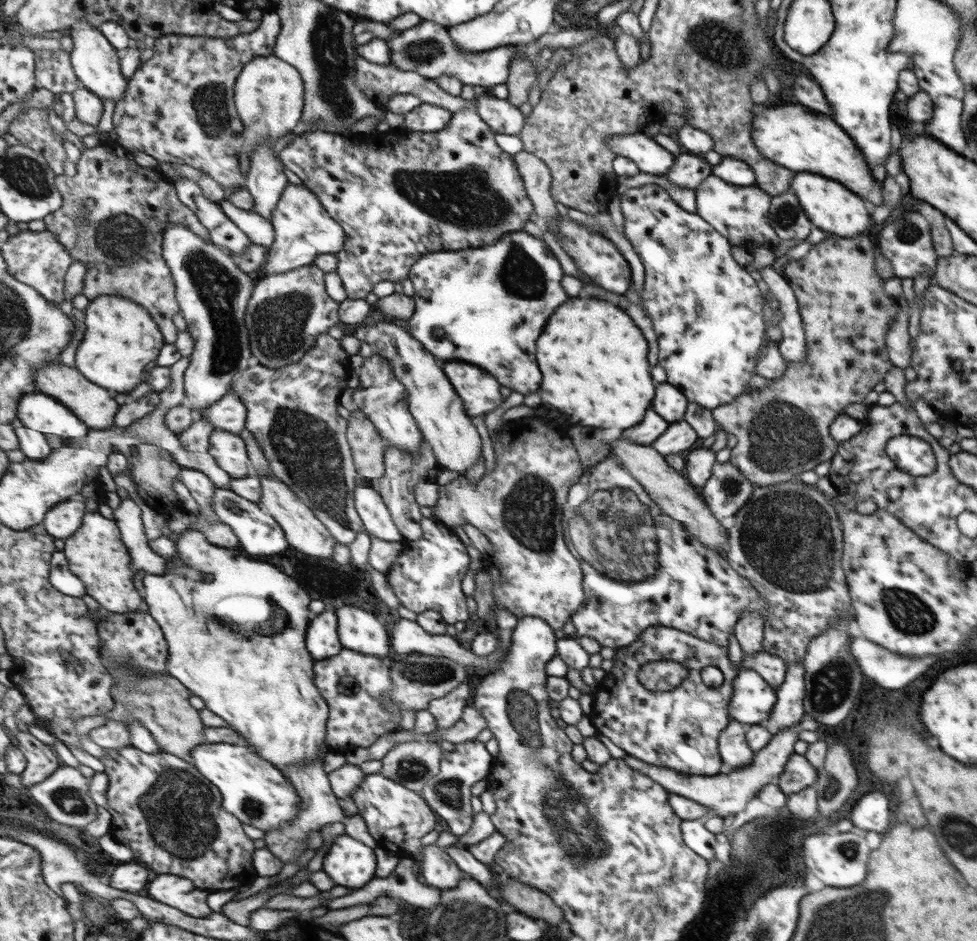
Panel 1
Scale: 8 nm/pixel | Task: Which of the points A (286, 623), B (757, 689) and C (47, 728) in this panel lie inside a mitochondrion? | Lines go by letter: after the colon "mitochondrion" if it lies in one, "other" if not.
A: other
B: other
C: other

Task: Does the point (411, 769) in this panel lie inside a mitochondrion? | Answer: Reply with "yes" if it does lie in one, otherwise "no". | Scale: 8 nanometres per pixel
yes

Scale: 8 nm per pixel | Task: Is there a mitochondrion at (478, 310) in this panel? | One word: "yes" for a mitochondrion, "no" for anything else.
no

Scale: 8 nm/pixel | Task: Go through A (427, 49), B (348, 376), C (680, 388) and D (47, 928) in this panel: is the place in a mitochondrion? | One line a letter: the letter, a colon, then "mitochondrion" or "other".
A: mitochondrion
B: other
C: other
D: other

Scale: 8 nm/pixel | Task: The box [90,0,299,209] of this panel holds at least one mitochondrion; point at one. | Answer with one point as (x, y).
(210, 104)

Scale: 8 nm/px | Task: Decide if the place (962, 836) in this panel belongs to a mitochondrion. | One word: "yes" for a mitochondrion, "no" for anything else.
yes

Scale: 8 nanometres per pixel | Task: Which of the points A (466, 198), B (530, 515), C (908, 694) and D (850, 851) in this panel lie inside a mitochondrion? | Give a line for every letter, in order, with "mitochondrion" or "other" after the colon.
A: mitochondrion
B: mitochondrion
C: other
D: mitochondrion

